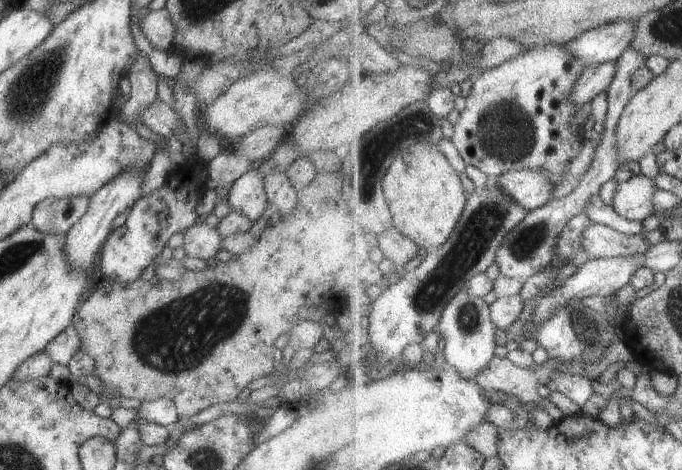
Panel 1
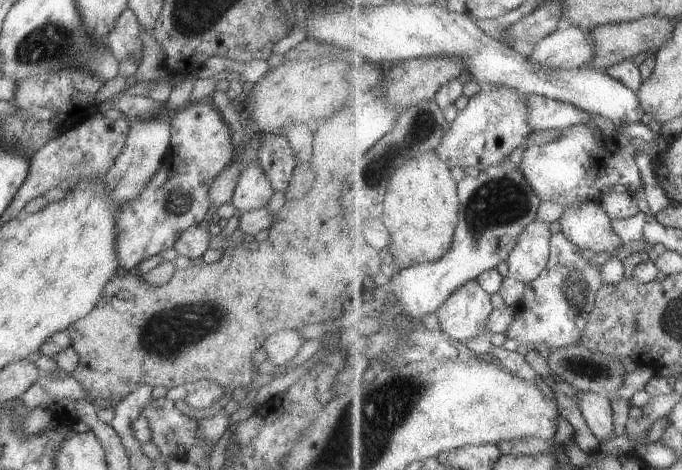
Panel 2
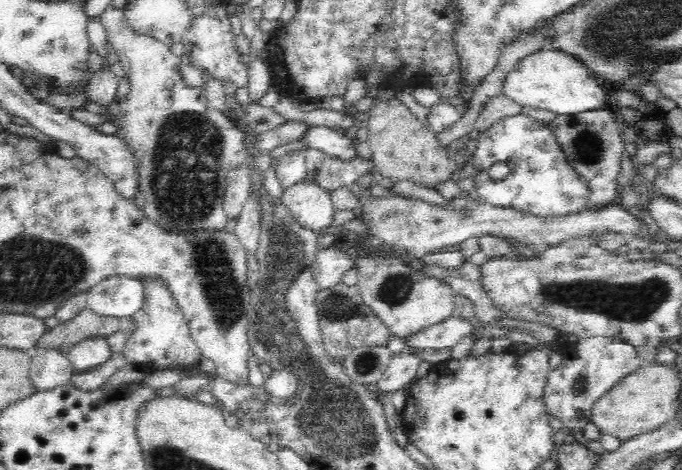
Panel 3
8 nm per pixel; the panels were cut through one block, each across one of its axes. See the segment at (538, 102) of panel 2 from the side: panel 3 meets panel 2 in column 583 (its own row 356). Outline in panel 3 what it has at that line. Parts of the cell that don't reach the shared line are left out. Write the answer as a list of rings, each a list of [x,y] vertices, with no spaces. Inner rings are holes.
[[[112,352],[111,358],[107,362],[82,374],[74,374],[70,382],[84,392],[91,392],[100,389],[102,385],[106,384],[109,378],[112,378],[115,372],[126,365],[127,361],[124,354]]]

